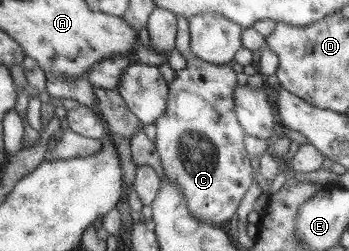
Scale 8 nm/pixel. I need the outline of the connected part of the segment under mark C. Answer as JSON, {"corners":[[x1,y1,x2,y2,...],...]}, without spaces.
{"corners":[[179,18,175,46,187,60,187,65,184,69,177,70,175,78,168,83,168,102,163,115,156,119,154,142,165,174,184,191,191,215,201,221,220,225,236,216,239,202,254,185,255,173,244,144,247,133,239,123,233,99,238,86,233,62,214,64,199,59,190,47,190,36,189,20]]}

